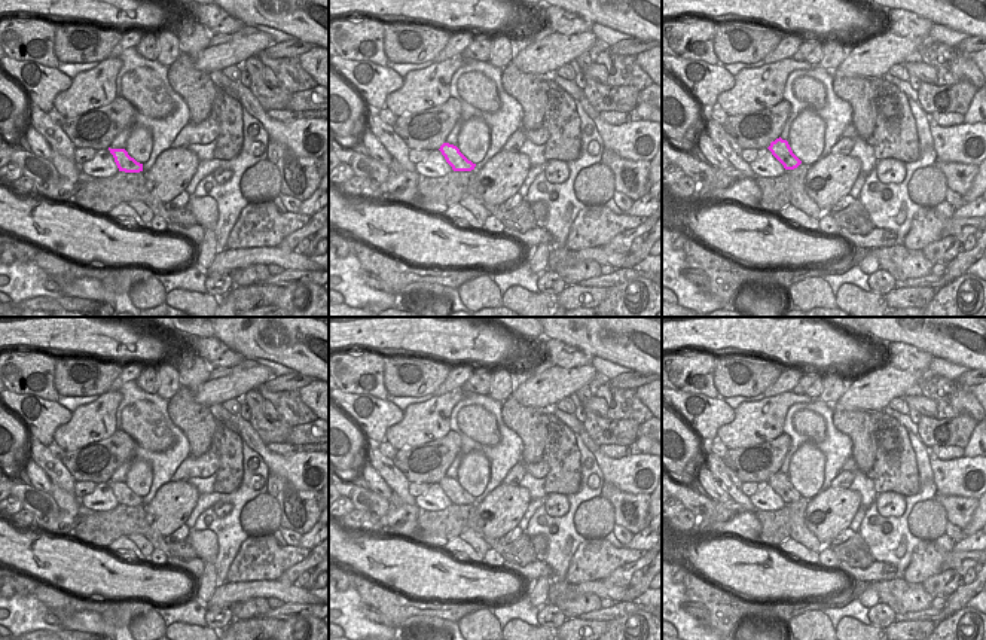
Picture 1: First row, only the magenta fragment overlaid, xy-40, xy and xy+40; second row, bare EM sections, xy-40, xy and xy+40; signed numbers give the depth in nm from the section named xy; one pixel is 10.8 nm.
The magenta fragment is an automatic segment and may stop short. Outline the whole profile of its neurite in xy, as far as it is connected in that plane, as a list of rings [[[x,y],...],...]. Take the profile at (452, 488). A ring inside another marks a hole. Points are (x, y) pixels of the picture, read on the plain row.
[[[443,476],[439,482],[454,505],[471,505],[476,497],[468,494],[457,479]]]

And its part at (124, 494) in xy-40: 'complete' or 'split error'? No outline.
complete

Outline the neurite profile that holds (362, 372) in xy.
[[[333,351],[330,353],[329,375],[344,393],[372,394],[388,400],[384,365],[385,356],[376,351]]]

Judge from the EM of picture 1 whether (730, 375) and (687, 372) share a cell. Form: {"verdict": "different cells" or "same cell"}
{"verdict": "different cells"}

